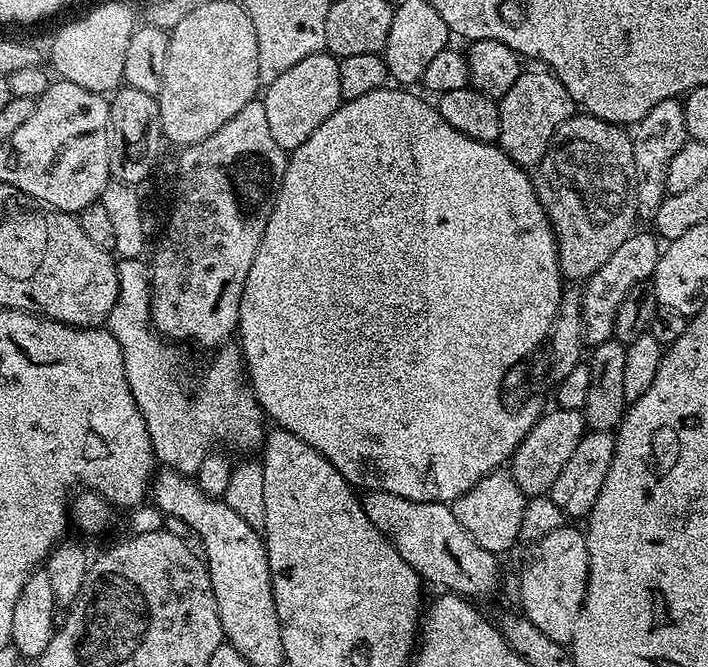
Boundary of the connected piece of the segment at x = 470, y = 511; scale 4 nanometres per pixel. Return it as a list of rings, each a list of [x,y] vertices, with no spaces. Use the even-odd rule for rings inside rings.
[[[501,466],[483,476],[478,482],[474,482],[474,486],[466,490],[466,494],[451,501],[450,507],[454,518],[462,522],[464,529],[470,530],[470,538],[474,538],[478,546],[503,554],[510,551],[520,540],[525,499],[524,491],[518,486],[511,471]]]

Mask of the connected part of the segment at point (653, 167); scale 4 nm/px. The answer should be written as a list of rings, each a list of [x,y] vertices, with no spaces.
[[[679,99],[667,100],[666,102],[658,102],[658,106],[654,106],[654,110],[650,110],[650,114],[646,114],[646,118],[642,118],[631,129],[632,149],[634,150],[634,178],[636,179],[636,215],[641,221],[651,221],[656,215],[656,211],[662,206],[665,197],[669,195],[666,186],[666,174],[668,173],[668,164],[674,158],[674,154],[678,154],[678,150],[682,150],[682,146],[688,143],[690,137],[686,130],[686,114],[684,113],[683,103]]]

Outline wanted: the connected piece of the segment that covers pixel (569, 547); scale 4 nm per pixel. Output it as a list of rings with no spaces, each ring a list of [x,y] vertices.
[[[565,526],[546,534],[538,543],[527,549],[524,569],[520,572],[520,604],[523,615],[546,638],[568,646],[572,643],[574,626],[584,605],[588,585],[588,551],[581,529]]]

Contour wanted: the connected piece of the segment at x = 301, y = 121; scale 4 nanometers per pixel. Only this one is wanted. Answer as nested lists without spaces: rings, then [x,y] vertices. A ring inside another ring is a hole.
[[[325,50],[318,54],[310,54],[310,58],[302,58],[302,62],[290,66],[286,74],[274,78],[263,89],[262,99],[266,110],[266,119],[270,126],[270,134],[274,142],[283,148],[285,153],[291,154],[296,151],[334,110],[340,107],[342,101],[340,91],[342,86],[338,83],[338,70],[340,60],[331,52]]]

